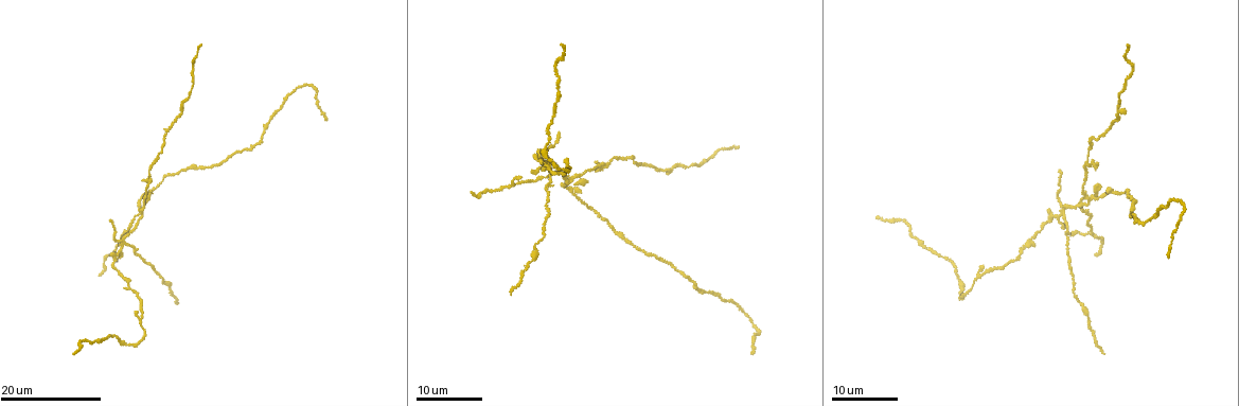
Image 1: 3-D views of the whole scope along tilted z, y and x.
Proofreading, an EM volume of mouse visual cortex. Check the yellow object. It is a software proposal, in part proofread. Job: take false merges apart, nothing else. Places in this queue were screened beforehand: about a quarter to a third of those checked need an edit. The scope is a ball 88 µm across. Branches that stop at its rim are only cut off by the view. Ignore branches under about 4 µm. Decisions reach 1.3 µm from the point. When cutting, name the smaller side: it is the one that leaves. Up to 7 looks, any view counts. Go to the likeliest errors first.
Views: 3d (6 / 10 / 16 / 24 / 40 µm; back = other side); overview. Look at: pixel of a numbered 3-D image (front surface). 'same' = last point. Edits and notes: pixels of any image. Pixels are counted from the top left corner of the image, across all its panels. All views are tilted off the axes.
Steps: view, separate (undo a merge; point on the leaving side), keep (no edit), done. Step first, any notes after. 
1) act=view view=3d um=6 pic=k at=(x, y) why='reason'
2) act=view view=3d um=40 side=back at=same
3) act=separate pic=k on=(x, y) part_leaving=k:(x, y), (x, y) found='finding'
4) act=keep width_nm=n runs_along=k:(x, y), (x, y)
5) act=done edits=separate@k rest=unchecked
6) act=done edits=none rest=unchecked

act=view view=3d um=24 pic=1 at=(569, 179) why='four arms meet'

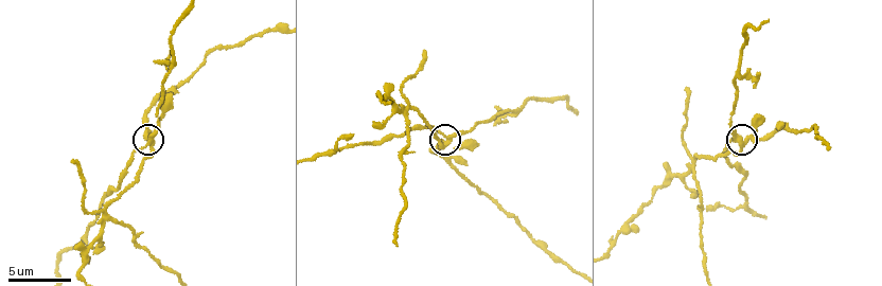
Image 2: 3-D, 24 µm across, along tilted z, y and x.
act=view view=3d um=10 pic=2 at=(445, 142)

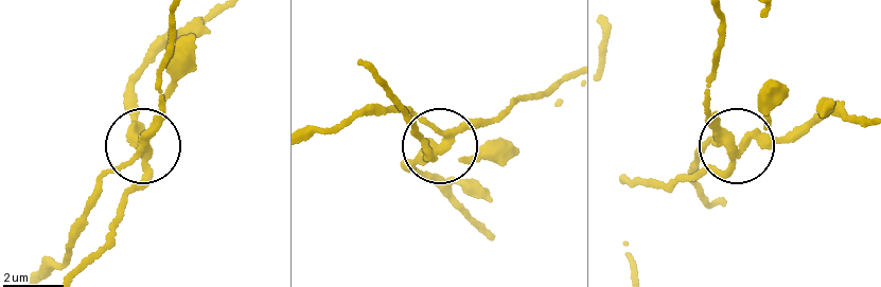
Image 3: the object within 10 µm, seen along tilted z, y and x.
act=separate pic=3 on=(472, 121) side_arm_um=59 part_leaving=3:(440, 147), (566, 74) found='two cells meet here'

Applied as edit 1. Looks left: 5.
act=view view=overview

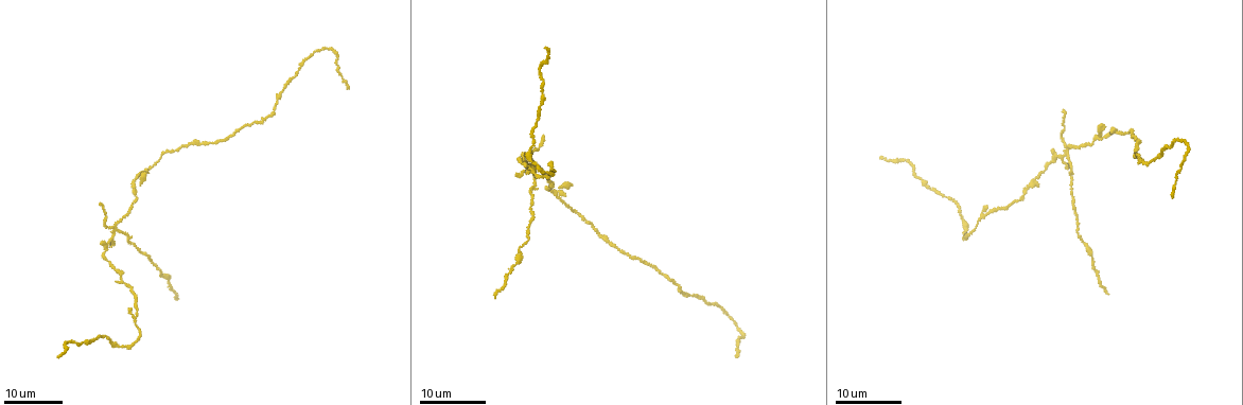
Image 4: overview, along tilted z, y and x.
act=view view=3d um=16 pic=4 at=(1066, 155) why='branch point'

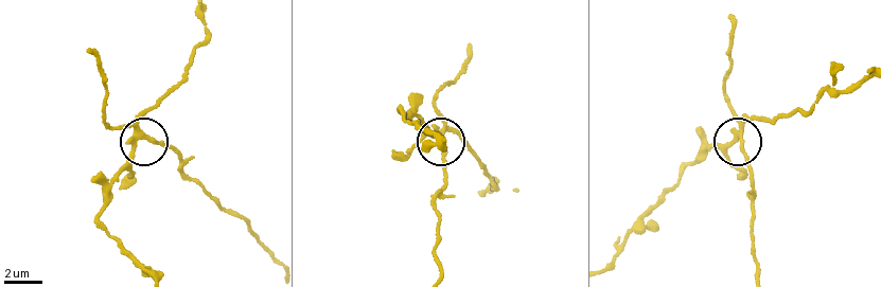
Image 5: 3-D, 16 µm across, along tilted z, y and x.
act=view view=3d um=10 pic=5 at=(740, 135)

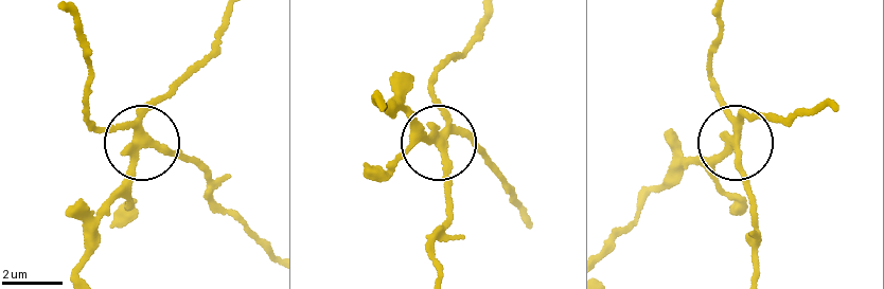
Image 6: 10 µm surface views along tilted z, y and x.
act=separate pic=6 on=(101, 128) width_nm=240 part_leaving=6:(144, 141), (207, 174), (213, 204), (272, 258) found='two cells meet here'

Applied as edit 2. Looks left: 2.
act=done edits=separate@3,separate@6 rest=unchecked

